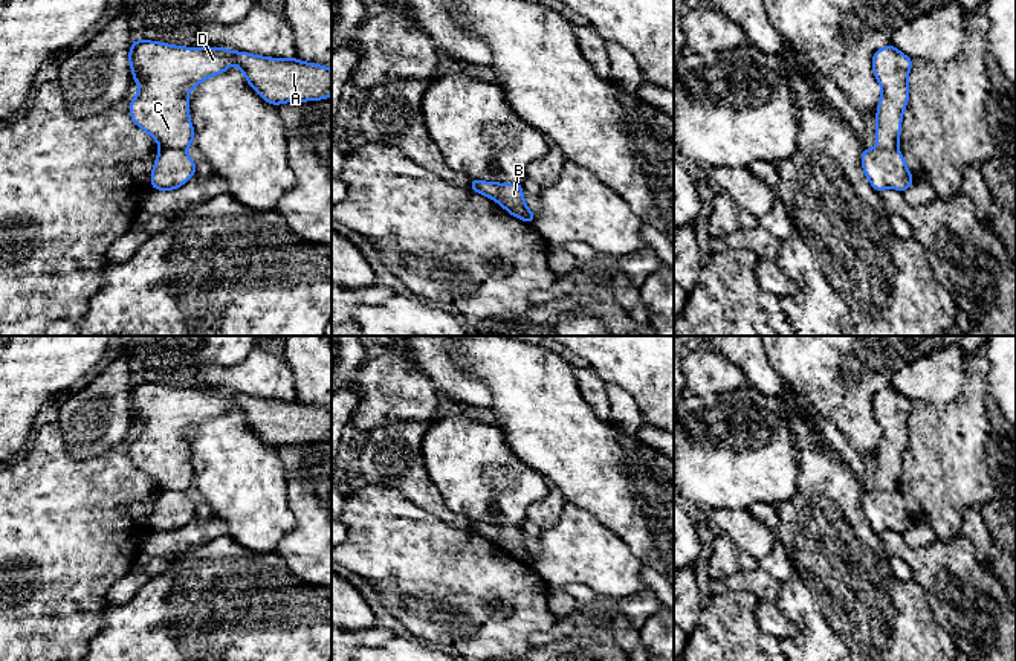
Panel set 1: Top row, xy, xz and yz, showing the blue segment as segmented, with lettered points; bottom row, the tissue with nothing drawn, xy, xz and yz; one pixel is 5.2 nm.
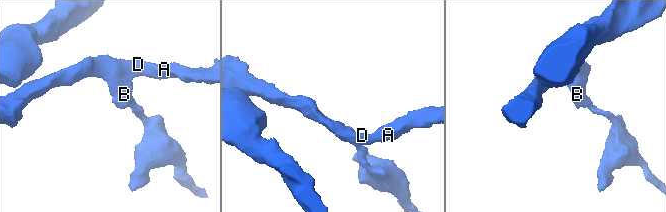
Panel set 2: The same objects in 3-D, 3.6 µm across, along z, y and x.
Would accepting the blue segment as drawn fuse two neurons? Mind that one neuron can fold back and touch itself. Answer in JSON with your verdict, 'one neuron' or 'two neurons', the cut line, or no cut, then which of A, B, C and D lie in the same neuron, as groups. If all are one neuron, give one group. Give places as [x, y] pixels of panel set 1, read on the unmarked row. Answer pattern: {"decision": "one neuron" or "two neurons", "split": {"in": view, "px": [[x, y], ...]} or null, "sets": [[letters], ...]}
{"decision": "two neurons", "split": {"in": "xy", "px": [[161, 489], [184, 492]]}, "sets": [["A", "C", "D"], ["B"]]}

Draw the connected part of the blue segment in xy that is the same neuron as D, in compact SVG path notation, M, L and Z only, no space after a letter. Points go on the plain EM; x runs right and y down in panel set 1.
M134 382L128 403L133 424L139 426L139 434L128 449L131 463L151 476L160 490L186 492L194 484L188 435L205 421L226 414L232 403L244 415L248 426L269 446L318 443L332 438L332 412L298 400L267 400L225 389L182 389L160 383Z

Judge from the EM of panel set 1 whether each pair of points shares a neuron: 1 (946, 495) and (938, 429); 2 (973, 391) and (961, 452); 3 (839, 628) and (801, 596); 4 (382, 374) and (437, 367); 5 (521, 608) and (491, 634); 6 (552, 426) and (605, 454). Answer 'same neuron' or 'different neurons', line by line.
1: same neuron
2: same neuron
3: same neuron
4: different neurons
5: same neuron
6: same neuron

